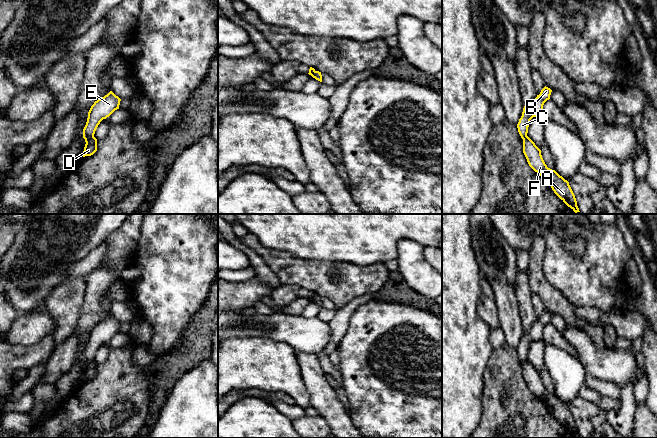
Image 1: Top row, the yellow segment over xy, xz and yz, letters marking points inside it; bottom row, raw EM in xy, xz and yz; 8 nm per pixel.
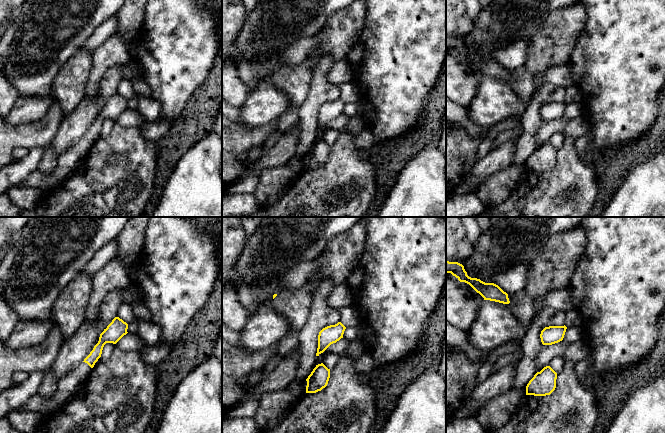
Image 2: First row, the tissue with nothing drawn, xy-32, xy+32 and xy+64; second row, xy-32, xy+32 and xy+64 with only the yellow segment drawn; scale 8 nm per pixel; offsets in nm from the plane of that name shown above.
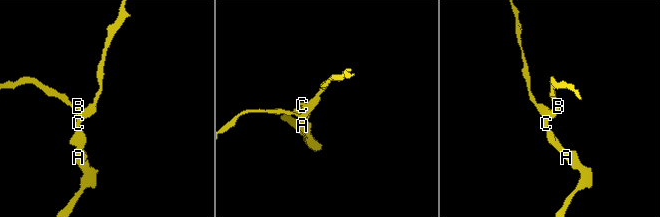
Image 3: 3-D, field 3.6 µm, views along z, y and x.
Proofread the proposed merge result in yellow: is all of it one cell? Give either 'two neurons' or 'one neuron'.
two neurons

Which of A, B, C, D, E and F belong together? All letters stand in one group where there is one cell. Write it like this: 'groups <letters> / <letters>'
groups A D F / B C E

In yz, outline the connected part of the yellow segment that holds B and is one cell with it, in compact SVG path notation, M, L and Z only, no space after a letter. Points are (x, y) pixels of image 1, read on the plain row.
M545 310L530 329L524 330L522 340L517 348L522 363L527 360L530 344L543 338L543 329L550 323L551 316L552 314Z

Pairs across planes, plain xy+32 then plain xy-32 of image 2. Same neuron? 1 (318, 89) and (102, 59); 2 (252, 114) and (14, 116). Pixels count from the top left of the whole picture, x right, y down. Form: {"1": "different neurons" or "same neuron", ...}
{"1": "same neuron", "2": "same neuron"}

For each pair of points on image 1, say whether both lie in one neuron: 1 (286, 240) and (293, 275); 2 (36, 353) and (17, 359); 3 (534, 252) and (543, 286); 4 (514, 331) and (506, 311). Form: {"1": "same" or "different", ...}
{"1": "different", "2": "same", "3": "same", "4": "same"}

